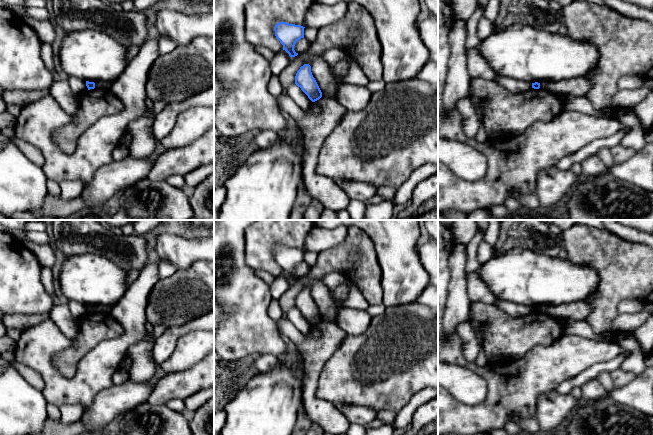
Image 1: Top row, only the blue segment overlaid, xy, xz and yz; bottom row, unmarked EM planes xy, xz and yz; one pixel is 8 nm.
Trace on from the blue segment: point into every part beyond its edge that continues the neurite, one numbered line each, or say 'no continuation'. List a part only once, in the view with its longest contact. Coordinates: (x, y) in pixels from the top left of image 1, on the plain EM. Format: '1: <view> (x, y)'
no continuation

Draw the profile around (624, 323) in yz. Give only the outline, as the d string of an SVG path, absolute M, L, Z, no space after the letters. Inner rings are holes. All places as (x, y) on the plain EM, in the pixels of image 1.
M646 303L644 309L635 314L619 314L613 321L609 333L616 335L621 333L632 333L633 330L642 325L652 314L653 303Z

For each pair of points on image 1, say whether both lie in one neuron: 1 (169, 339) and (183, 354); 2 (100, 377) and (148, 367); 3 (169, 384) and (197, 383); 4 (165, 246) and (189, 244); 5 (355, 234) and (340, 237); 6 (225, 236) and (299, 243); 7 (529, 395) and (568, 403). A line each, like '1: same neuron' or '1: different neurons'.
1: different neurons
2: different neurons
3: same neuron
4: same neuron
5: different neurons
6: different neurons
7: different neurons

